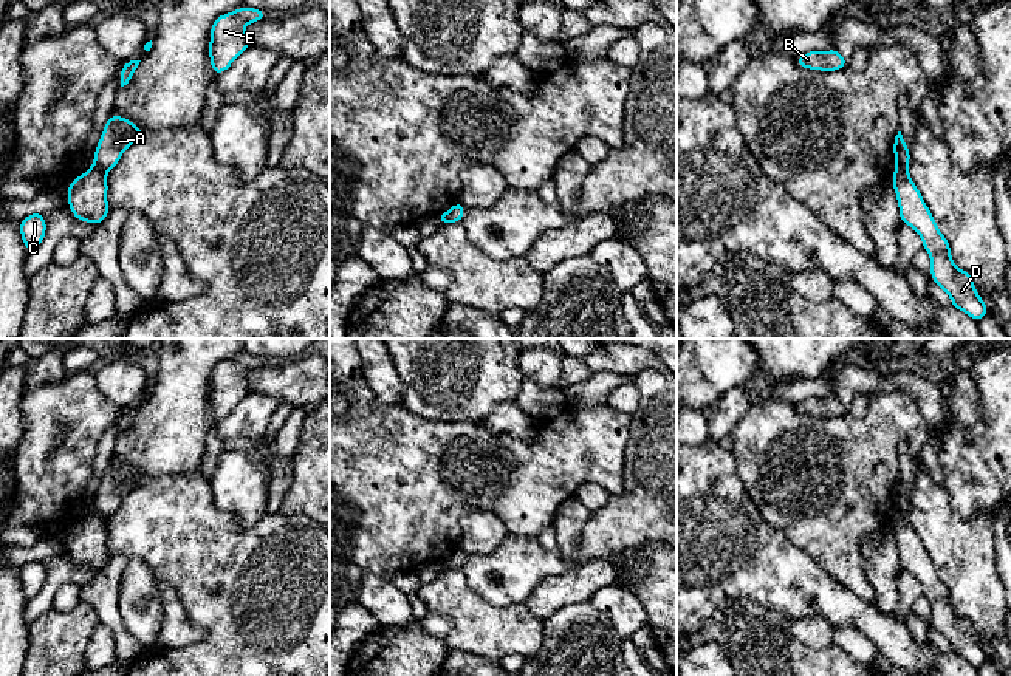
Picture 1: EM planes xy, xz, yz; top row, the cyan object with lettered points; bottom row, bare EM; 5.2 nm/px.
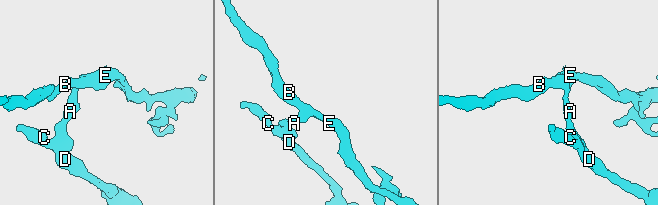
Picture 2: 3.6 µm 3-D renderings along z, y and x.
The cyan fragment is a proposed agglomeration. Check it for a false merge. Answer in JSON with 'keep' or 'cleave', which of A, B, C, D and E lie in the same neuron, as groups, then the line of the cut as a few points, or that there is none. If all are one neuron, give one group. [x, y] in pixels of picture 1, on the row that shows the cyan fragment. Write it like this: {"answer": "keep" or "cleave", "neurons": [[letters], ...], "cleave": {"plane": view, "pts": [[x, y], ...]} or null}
{"answer": "cleave", "neurons": [["A", "B", "E"], ["C", "D"]], "cleave": {"plane": "xy", "pts": [[95, 163], [106, 172]]}}

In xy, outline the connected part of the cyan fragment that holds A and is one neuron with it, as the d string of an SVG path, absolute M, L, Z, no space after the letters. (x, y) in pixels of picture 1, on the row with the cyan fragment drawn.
M110 114L94 150L94 164L110 172L119 162L129 145L144 135L146 131L142 128L138 128L124 116Z

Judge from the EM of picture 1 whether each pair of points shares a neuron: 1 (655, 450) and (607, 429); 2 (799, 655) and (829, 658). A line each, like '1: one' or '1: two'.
1: two
2: one

